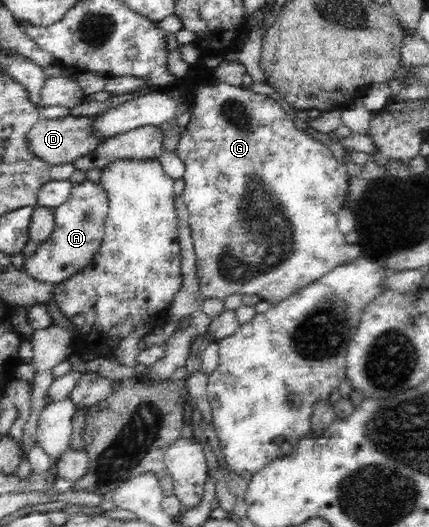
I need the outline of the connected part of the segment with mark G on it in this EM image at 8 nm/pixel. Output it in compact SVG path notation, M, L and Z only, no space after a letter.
M225 82L215 84L197 84L193 92L193 118L189 125L181 133L181 140L177 146L177 155L185 163L183 180L185 181L183 200L187 203L189 227L191 237L195 245L195 270L199 276L199 292L203 298L227 298L233 292L243 292L245 295L255 294L263 301L271 303L271 306L285 301L292 294L304 289L312 282L318 281L324 274L331 272L334 268L353 261L361 256L361 248L358 243L348 244L337 228L337 214L343 206L345 194L349 186L349 174L343 163L339 163L327 144L315 139L306 131L301 131L285 112L283 107L271 97L257 96L249 88L237 88L229 86Z

